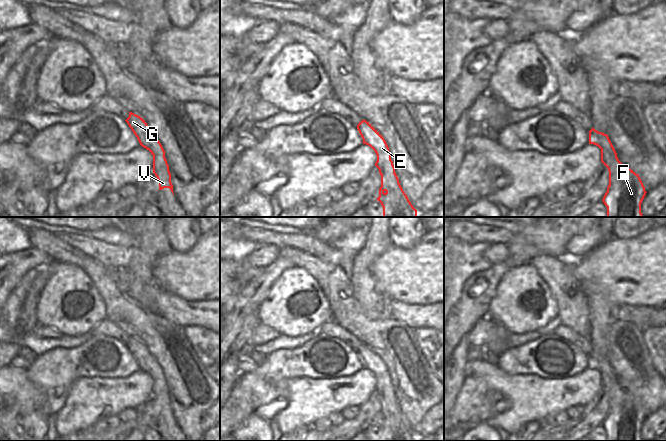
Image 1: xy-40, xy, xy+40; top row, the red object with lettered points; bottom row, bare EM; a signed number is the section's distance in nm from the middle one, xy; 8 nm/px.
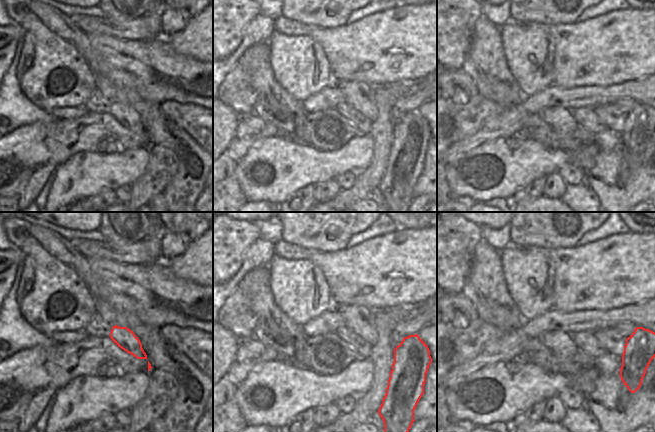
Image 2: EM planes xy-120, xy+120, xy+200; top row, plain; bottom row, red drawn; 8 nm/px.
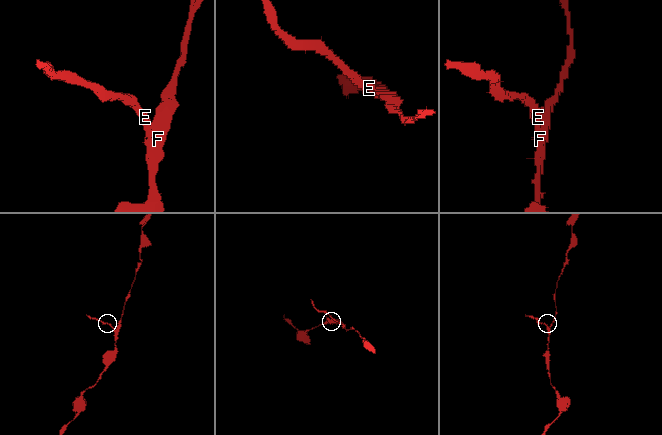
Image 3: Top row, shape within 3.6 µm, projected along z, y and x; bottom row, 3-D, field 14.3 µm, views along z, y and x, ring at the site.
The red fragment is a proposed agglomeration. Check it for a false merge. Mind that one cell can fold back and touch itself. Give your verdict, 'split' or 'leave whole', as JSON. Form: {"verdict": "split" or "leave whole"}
{"verdict": "split"}

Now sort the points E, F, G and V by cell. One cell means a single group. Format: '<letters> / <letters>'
E G / F V

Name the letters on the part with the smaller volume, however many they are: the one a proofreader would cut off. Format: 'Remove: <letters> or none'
Remove: E, G

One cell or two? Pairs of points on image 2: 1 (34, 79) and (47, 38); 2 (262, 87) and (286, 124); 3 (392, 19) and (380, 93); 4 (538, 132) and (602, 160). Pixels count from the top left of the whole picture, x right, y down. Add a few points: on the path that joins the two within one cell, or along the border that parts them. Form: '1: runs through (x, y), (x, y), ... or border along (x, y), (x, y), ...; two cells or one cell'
1: runs through (44, 69), (46, 67), (46, 48); one cell
2: runs through (270, 96), (272, 101), (286, 115); one cell
3: border along (372, 84), (391, 85); two cells
4: runs through (554, 141), (569, 143), (586, 157); one cell

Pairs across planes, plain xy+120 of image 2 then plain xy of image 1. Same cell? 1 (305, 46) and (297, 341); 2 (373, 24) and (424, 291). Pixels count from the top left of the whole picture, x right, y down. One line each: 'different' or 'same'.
1: different
2: same

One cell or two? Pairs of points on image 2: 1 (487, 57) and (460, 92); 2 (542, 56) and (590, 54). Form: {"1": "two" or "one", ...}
{"1": "two", "2": "two"}

